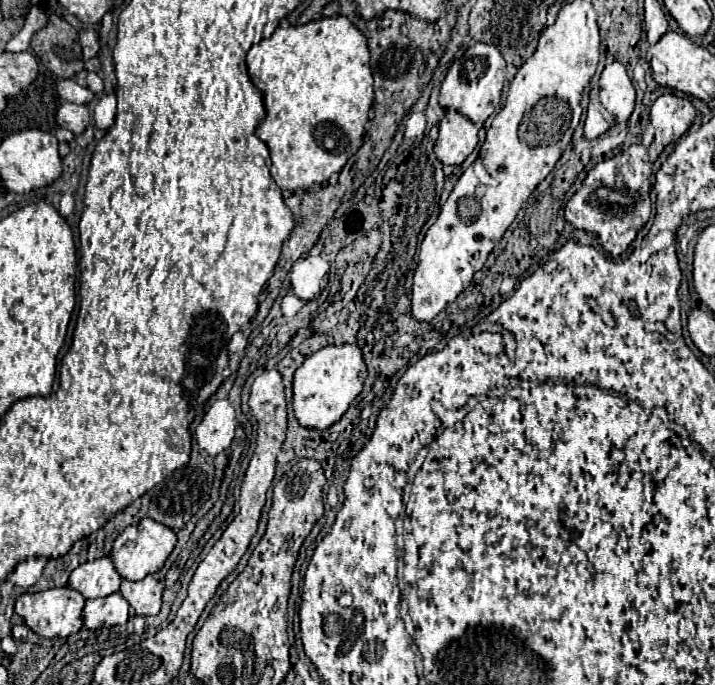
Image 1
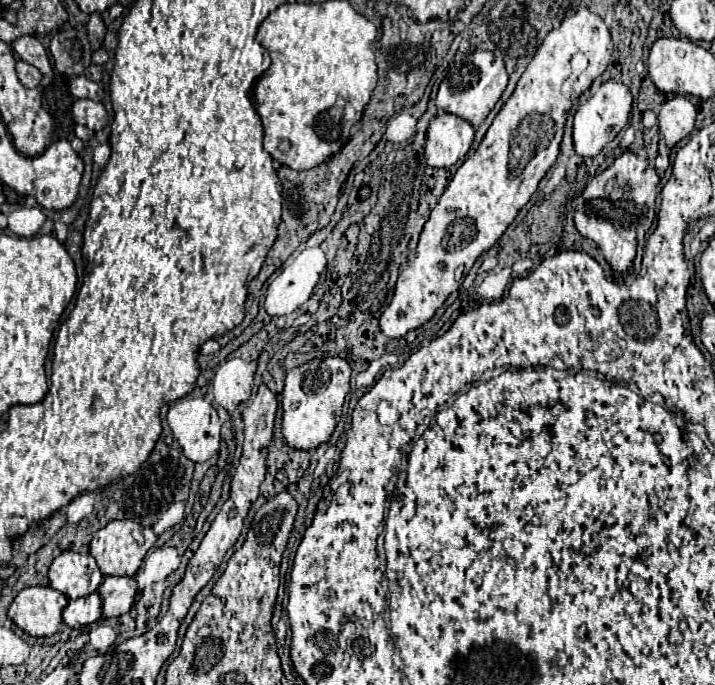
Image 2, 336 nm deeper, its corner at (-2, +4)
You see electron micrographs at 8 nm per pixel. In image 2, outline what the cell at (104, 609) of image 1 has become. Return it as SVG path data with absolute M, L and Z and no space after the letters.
M98 593L74 599L62 611L62 621L68 627L72 627L72 629L80 629L80 627L92 625L100 617L102 617L102 599L100 599Z

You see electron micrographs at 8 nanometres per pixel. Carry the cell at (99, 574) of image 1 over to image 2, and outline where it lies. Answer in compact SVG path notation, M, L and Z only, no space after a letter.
M62 551L48 569L50 587L70 599L86 597L98 589L104 575L88 553Z

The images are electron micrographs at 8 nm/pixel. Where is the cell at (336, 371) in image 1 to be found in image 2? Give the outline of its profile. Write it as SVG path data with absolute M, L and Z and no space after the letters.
M326 357L320 361L312 359L300 367L294 367L286 375L286 385L282 391L282 435L286 445L292 449L312 451L326 443L342 417L342 403L348 391L350 365L340 357Z

